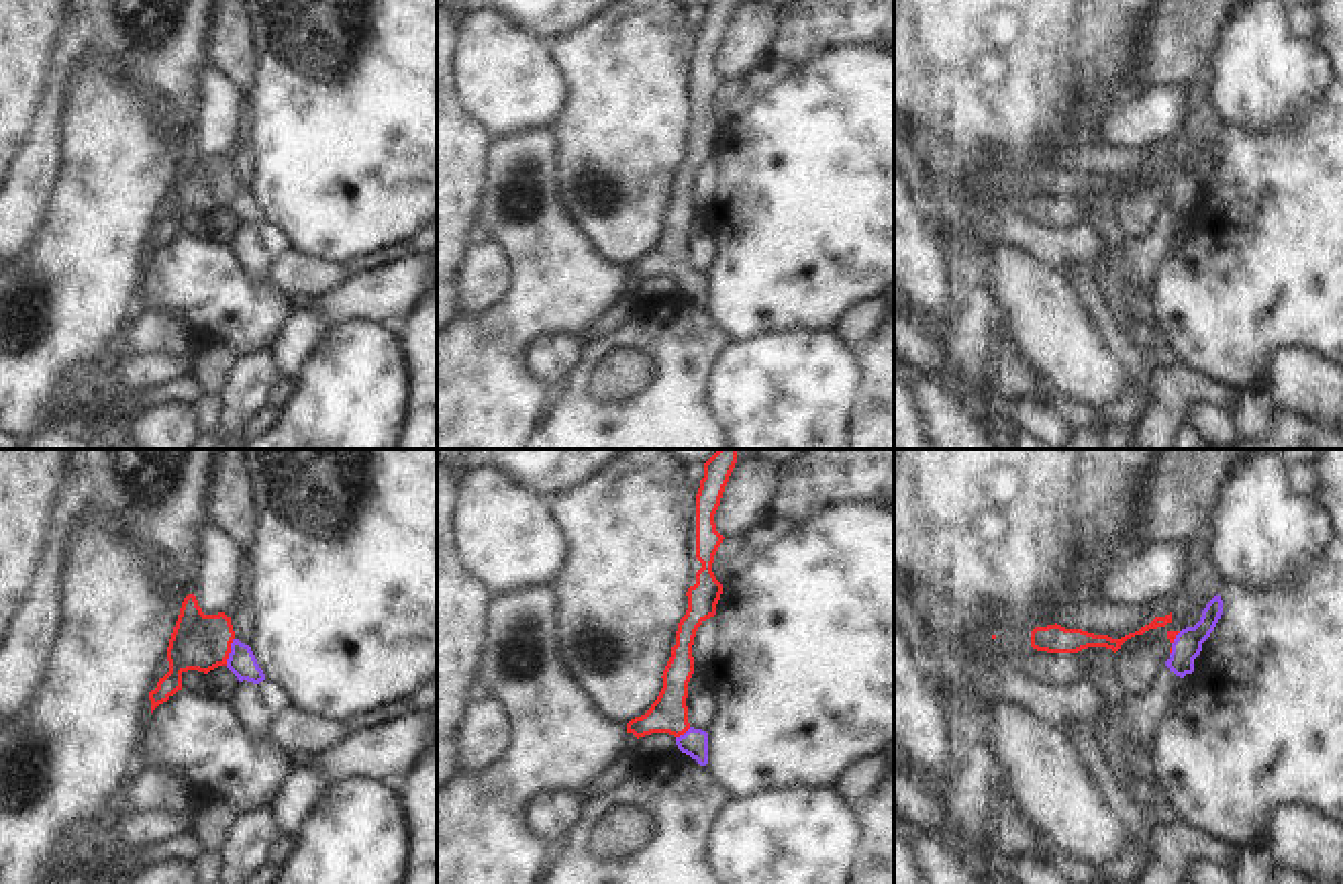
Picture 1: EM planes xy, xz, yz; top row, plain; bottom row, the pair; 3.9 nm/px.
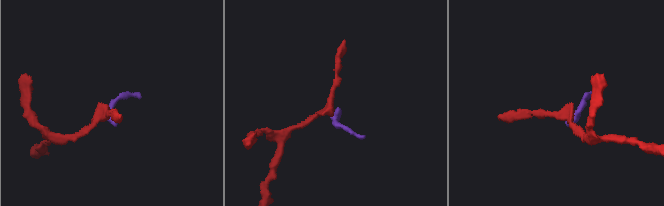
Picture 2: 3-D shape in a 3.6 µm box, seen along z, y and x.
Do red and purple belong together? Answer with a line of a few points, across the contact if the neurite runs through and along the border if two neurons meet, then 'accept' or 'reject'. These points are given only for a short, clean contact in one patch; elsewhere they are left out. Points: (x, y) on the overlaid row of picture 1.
line xy (201, 642), (211, 642), (229, 652), (241, 662); accept

